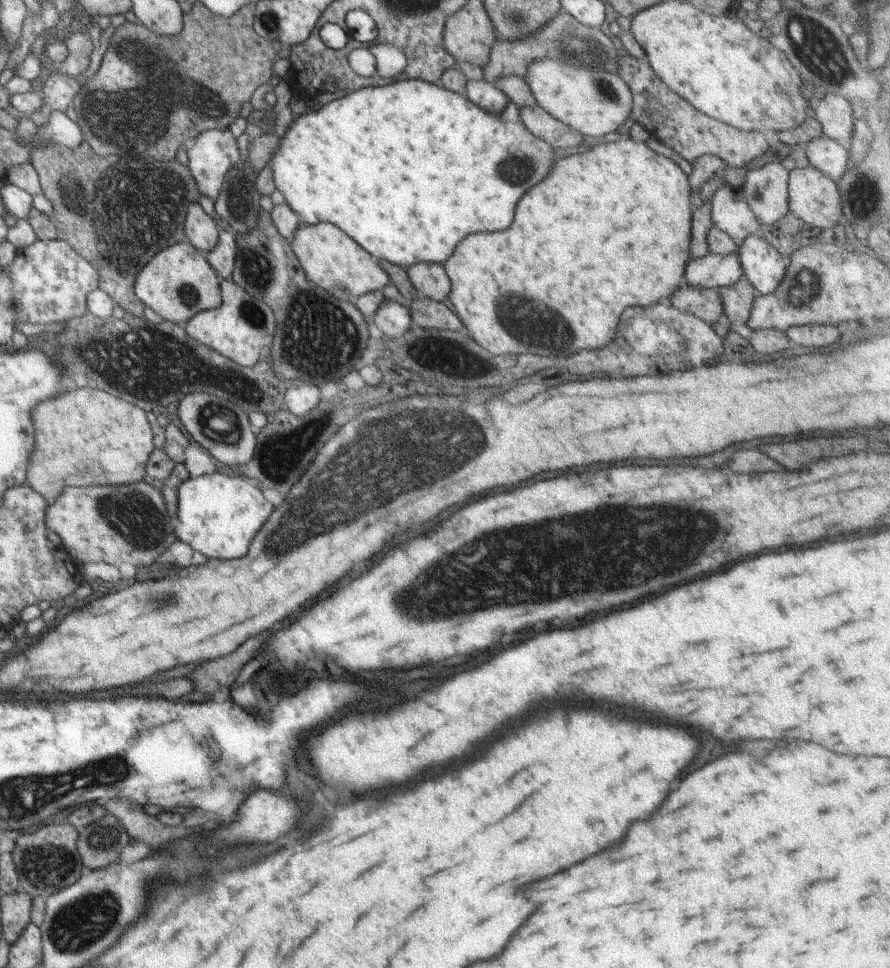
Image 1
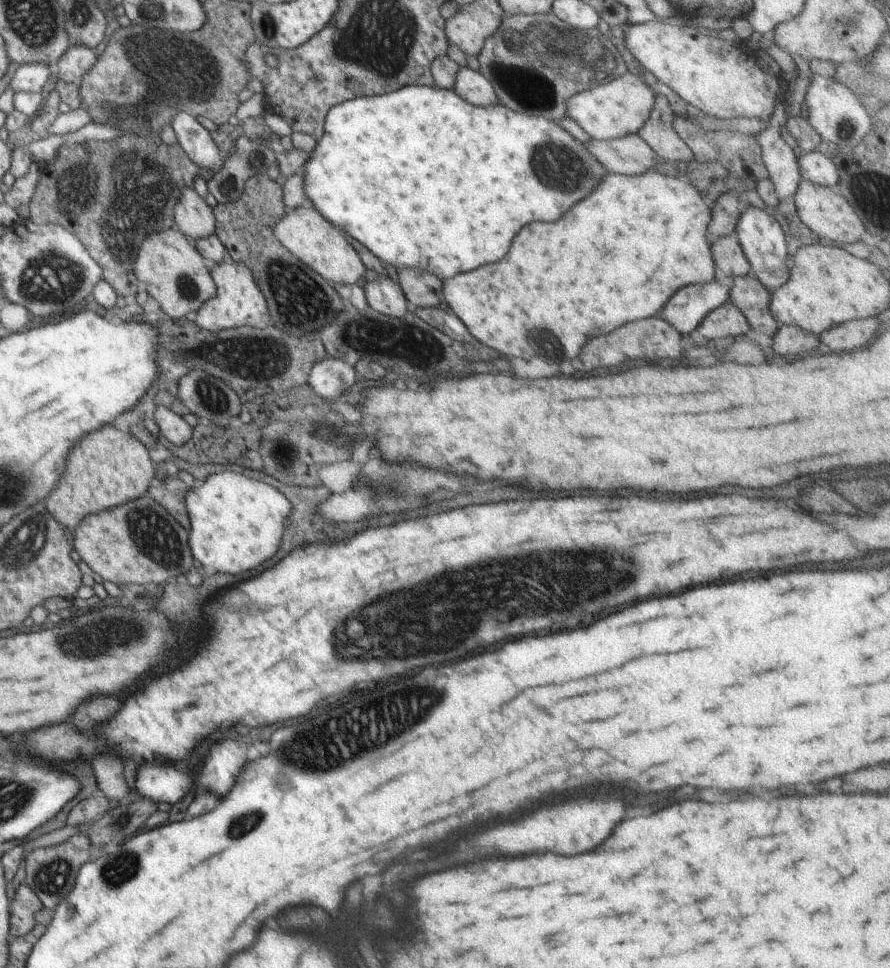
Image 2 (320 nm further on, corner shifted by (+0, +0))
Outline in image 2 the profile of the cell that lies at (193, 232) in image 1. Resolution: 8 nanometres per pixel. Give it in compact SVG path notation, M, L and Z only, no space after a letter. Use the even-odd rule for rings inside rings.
M186 186L181 190L173 216L178 230L193 242L215 232L213 208L196 192L193 186Z

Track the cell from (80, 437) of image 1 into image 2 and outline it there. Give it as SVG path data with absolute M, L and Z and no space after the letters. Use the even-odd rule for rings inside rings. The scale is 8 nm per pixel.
M104 425L96 434L90 434L68 456L68 470L60 478L57 487L48 495L48 512L61 524L76 530L88 515L97 515L108 509L115 509L128 501L135 501L149 494L156 503L164 504L162 496L166 488L155 483L154 462L148 449L132 434L124 433L110 425Z

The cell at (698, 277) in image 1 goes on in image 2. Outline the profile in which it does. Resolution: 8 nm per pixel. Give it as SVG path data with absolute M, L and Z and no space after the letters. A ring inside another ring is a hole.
M719 278L704 286L692 285L678 290L660 317L668 321L678 334L690 334L710 311L730 300L730 292L720 284Z

